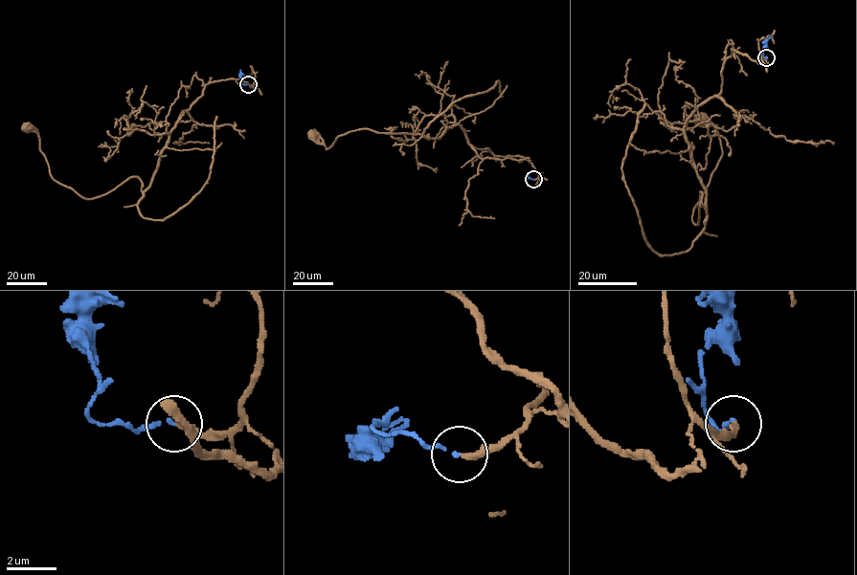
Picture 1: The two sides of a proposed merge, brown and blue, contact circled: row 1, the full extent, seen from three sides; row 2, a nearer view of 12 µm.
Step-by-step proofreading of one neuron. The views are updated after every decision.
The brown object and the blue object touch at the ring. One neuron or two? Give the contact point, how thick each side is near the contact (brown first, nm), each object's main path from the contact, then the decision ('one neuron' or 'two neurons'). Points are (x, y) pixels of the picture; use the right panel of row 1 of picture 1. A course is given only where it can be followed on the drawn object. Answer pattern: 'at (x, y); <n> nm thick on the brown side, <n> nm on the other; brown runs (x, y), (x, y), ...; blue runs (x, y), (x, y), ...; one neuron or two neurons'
at (766, 57); 280 nm thick on the brown side, 130 nm on the other; brown runs (767, 57), (732, 49), (721, 91), (686, 123), (706, 191), (695, 224), (721, 156), (702, 119); blue runs (767, 57), (763, 56), (763, 48), (773, 36); one neuron

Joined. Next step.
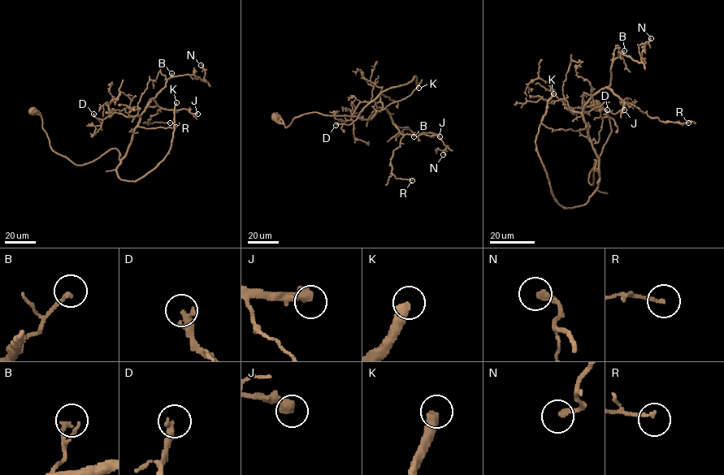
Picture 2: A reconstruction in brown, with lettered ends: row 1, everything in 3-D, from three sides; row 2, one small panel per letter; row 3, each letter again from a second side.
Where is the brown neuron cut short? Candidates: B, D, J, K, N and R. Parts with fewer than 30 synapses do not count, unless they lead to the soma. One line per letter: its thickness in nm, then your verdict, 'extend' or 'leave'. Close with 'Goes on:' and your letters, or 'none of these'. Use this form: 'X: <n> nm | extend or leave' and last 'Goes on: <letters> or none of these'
B: 200 nm | leave
D: 360 nm | extend
J: 480 nm | extend
K: 480 nm | extend
N: 260 nm | leave
R: 150 nm | leave
Goes on: D, J, K

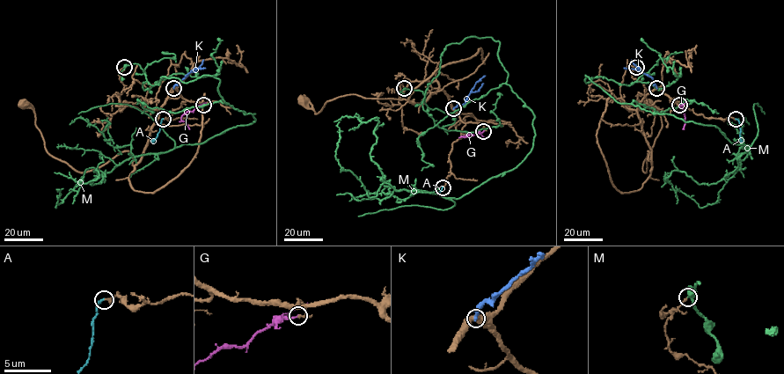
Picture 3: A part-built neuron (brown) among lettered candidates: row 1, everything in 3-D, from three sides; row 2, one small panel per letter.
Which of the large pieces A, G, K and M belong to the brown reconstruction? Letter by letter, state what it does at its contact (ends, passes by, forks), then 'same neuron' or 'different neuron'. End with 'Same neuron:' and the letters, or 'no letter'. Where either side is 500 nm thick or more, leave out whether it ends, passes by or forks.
A: it ends there; same neuron
G: it ends there; different neuron
K: different neuron
M: it forks there; different neuron
Same neuron: A

